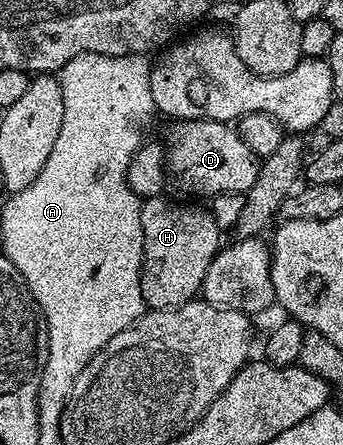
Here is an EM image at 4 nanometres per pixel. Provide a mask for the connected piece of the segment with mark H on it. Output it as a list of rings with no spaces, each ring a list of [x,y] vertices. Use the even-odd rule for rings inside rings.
[[[161,195],[147,197],[142,203],[140,220],[144,230],[144,254],[141,296],[143,305],[151,311],[178,308],[195,299],[201,291],[204,274],[222,244],[222,230],[216,226],[210,210],[203,205],[184,202]]]

